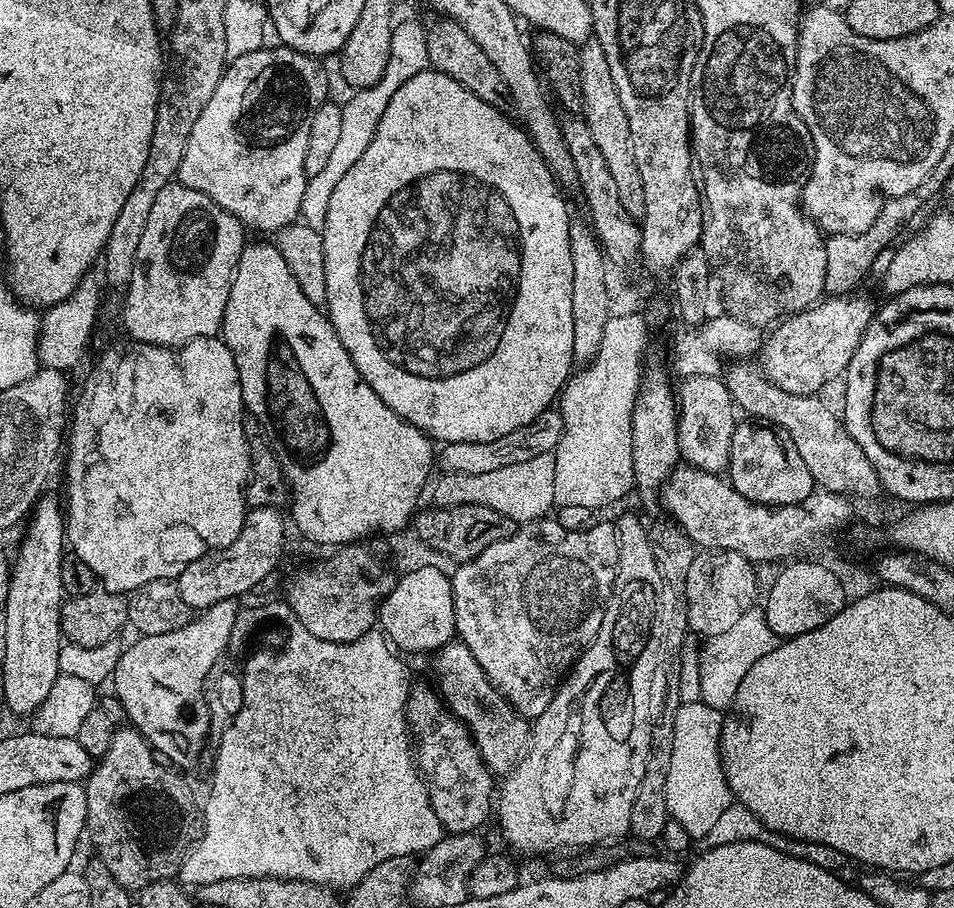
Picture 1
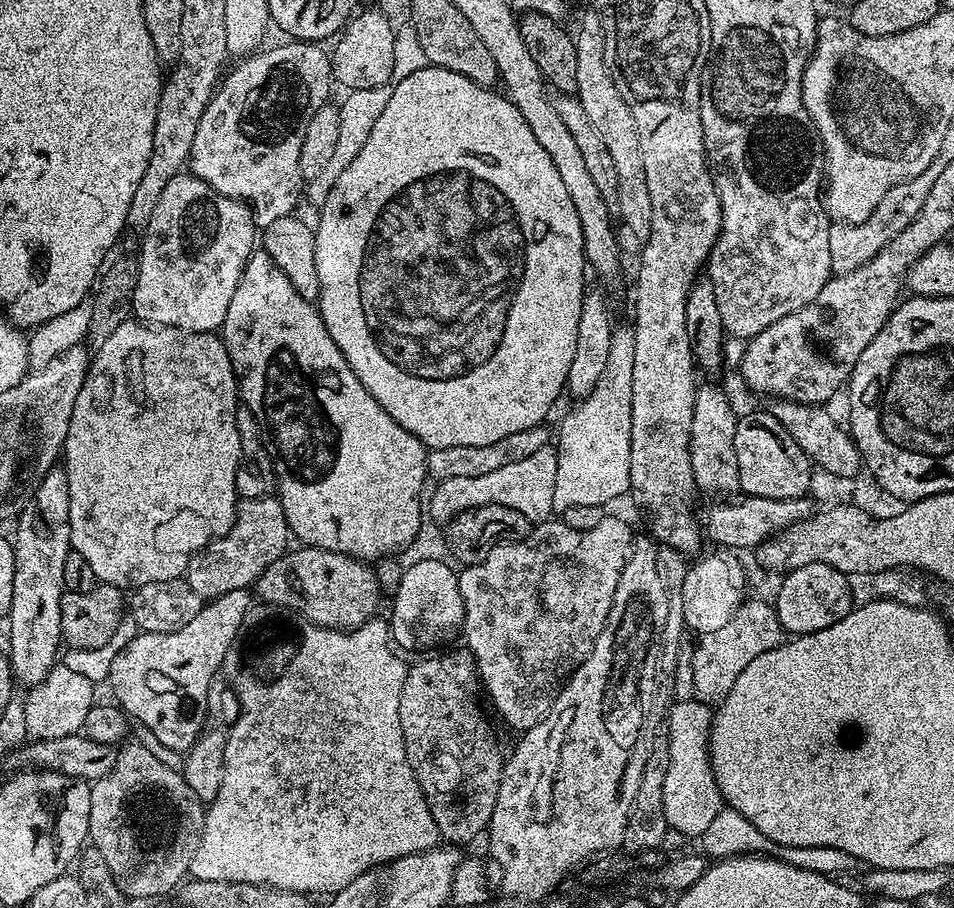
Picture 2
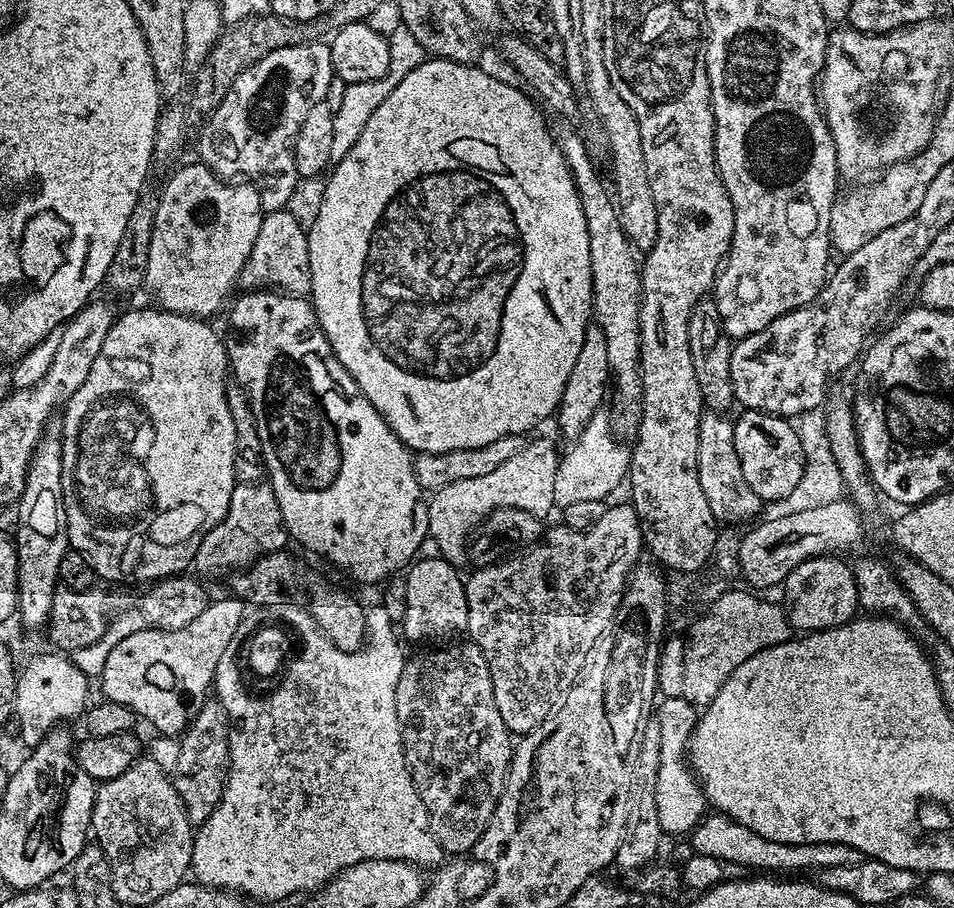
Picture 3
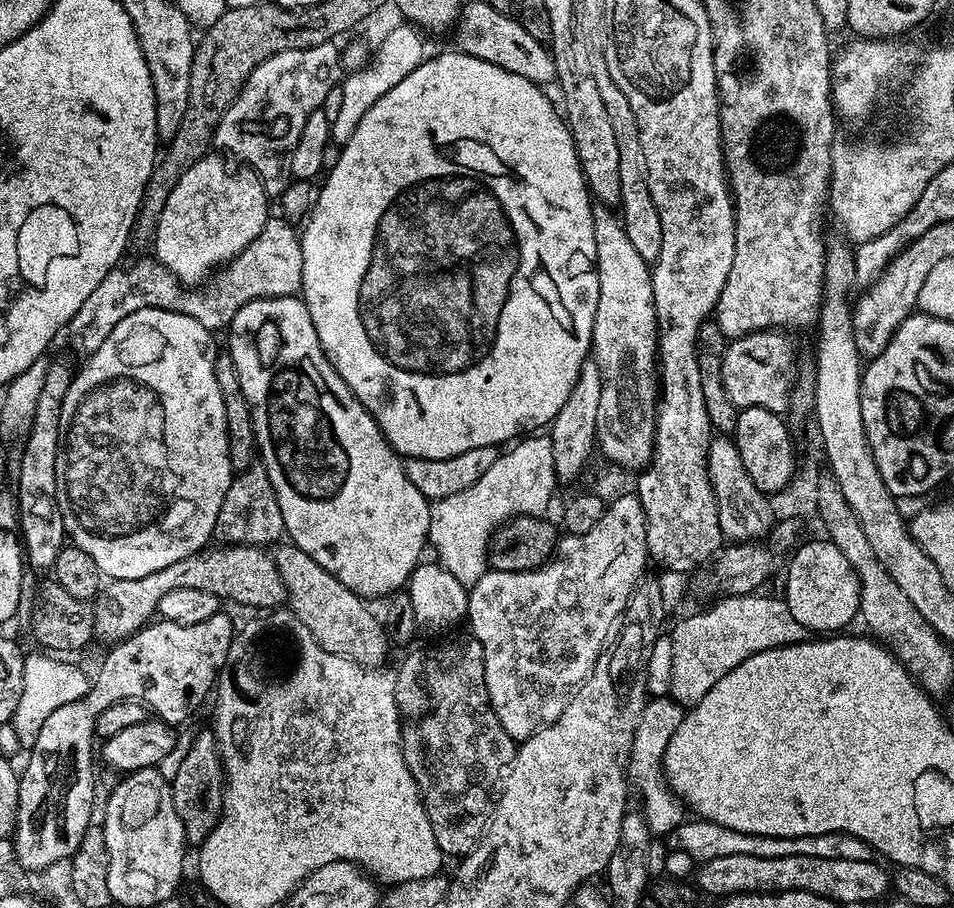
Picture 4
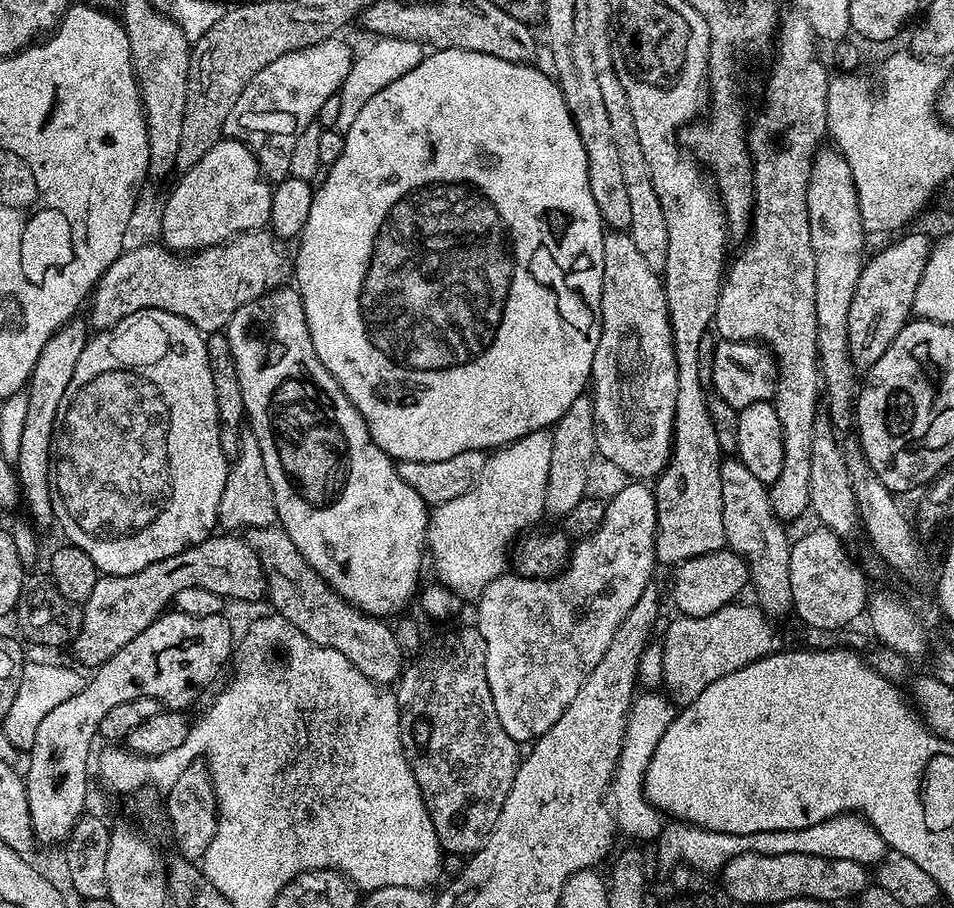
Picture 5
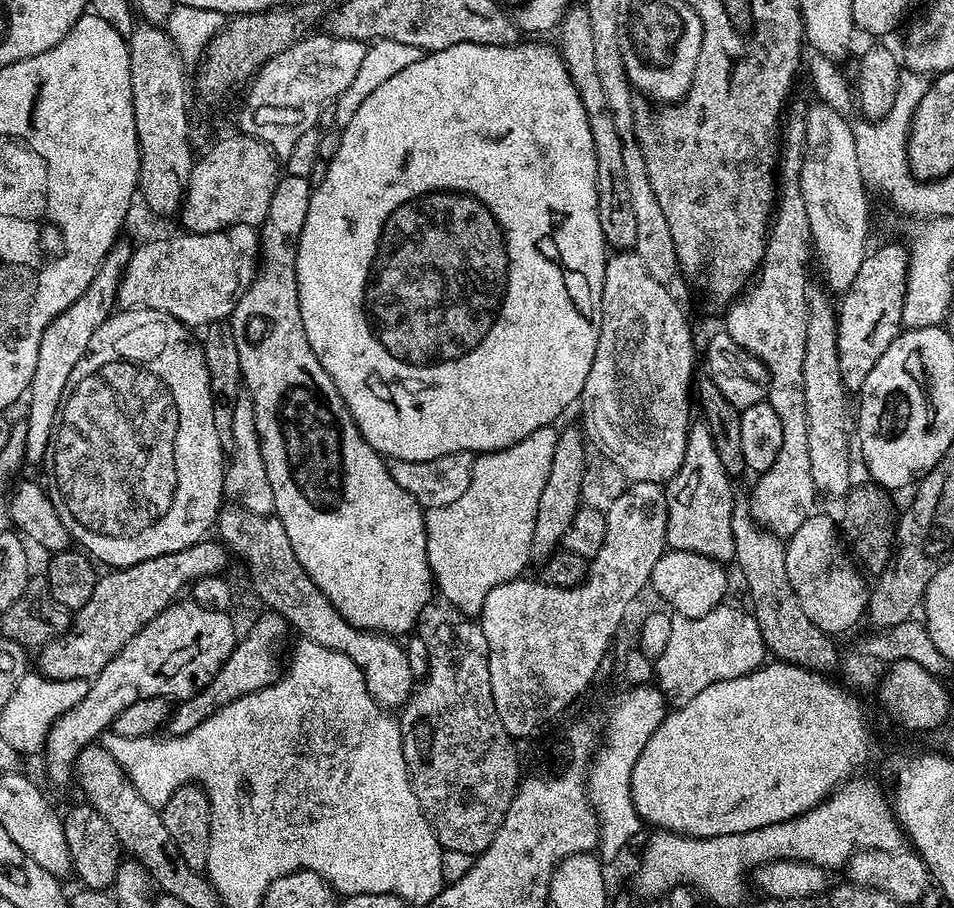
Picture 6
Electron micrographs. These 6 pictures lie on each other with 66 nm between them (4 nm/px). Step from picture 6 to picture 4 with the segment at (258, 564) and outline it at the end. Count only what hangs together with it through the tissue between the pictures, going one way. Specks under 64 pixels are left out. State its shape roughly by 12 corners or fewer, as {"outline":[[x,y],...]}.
{"outline":[[277,543],[287,607],[322,650],[385,663],[369,601],[297,544]]}

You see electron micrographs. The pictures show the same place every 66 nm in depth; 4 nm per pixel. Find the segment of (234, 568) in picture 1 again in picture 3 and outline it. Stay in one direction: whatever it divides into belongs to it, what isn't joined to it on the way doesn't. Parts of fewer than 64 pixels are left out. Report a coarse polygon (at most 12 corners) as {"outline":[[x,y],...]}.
{"outline":[[271,483],[237,484],[196,548],[201,577],[235,574],[290,537]]}

